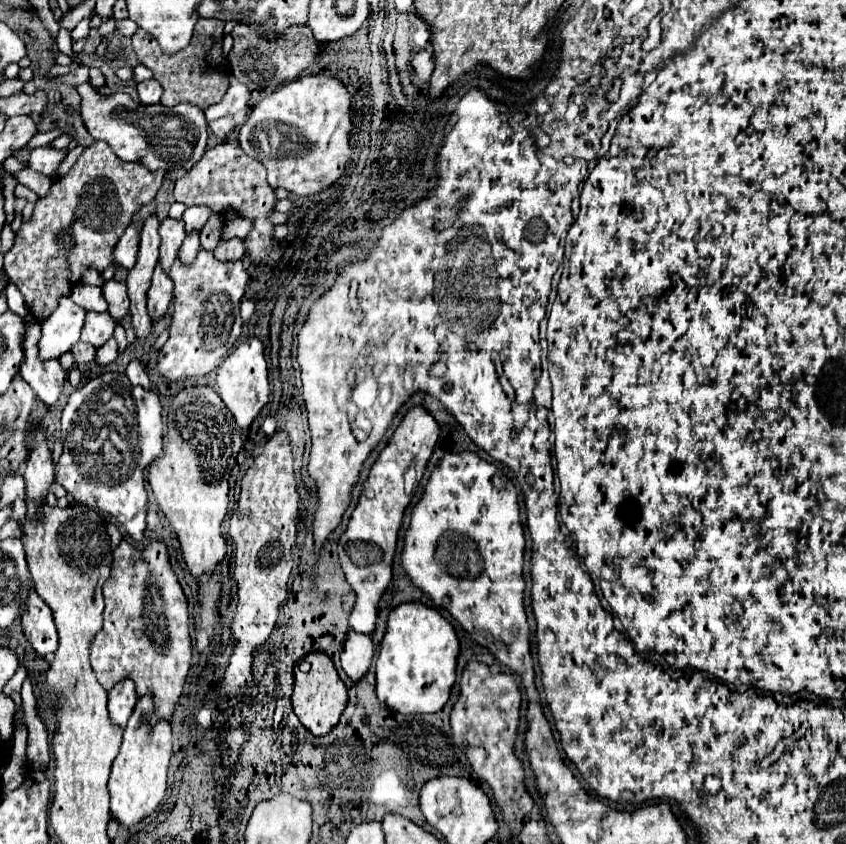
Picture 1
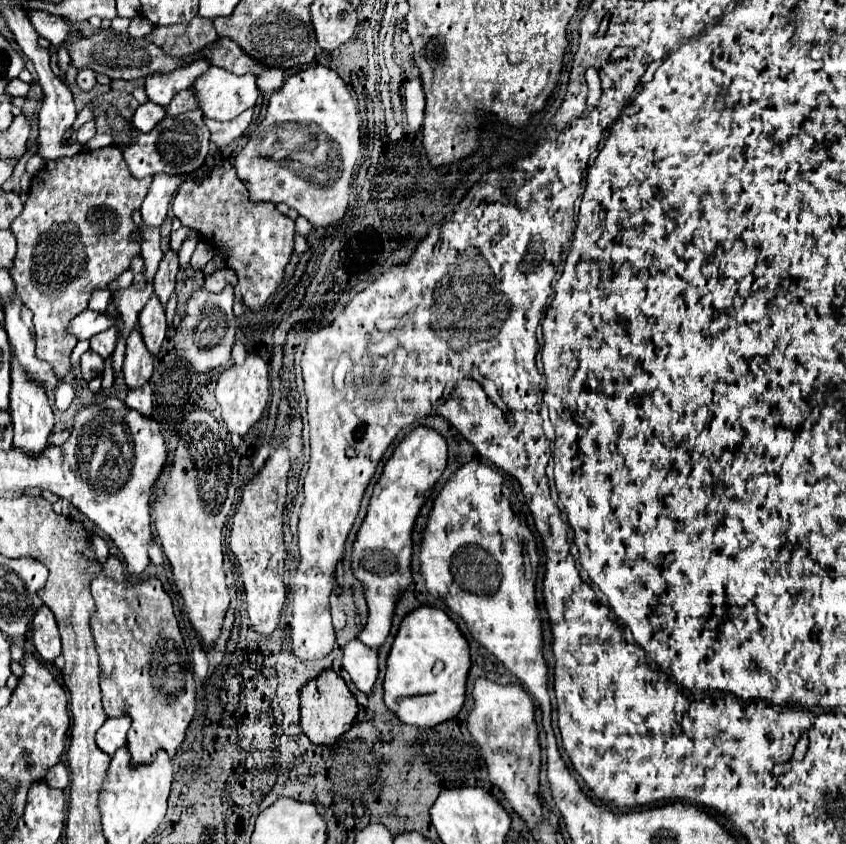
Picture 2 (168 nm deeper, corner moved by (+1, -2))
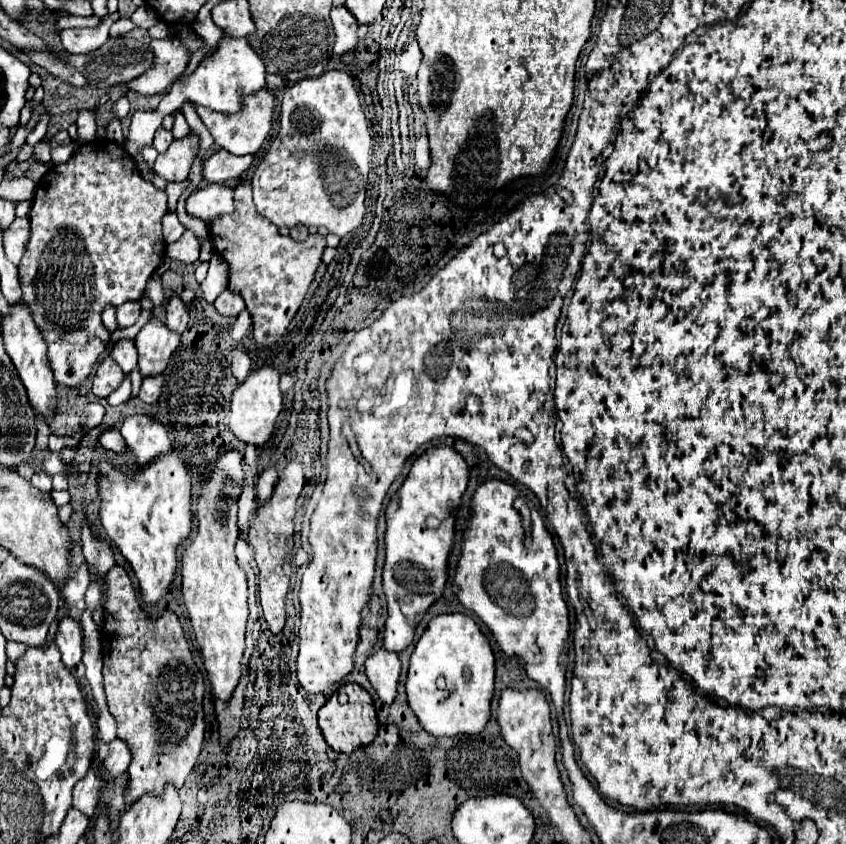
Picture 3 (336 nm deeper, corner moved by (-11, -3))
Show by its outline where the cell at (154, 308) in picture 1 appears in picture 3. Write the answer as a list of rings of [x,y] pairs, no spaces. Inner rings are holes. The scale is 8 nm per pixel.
[[[154,316],[134,338],[138,350],[138,370],[142,376],[158,376],[166,370],[172,352],[180,344],[180,336],[170,332]]]

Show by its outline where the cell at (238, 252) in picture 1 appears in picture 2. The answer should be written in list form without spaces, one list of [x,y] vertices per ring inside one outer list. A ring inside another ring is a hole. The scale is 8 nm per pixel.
[[[224,267],[224,269],[216,269],[216,271],[212,271],[212,273],[208,273],[206,275],[206,279],[204,279],[204,287],[208,289],[208,291],[222,291],[226,285],[236,285],[236,275],[234,275],[234,271],[230,271],[230,267]]]

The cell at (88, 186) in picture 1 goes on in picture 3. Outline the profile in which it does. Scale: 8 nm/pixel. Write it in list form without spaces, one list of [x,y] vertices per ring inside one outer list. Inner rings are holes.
[[[94,140],[88,144],[82,144],[68,162],[58,164],[54,168],[50,168],[42,180],[36,186],[36,194],[34,194],[34,202],[32,202],[32,210],[30,210],[30,240],[28,240],[28,248],[26,254],[22,256],[22,262],[18,266],[20,270],[20,286],[22,286],[22,302],[28,304],[28,308],[32,310],[34,322],[40,328],[44,342],[48,346],[48,360],[50,360],[50,368],[54,374],[54,380],[58,384],[64,386],[80,386],[92,372],[94,364],[100,360],[102,352],[106,350],[108,342],[110,342],[110,332],[104,328],[102,324],[102,310],[112,304],[112,306],[120,306],[124,302],[138,302],[144,296],[144,288],[148,278],[156,272],[156,268],[162,264],[164,260],[164,252],[166,252],[166,242],[162,238],[162,216],[166,214],[166,192],[156,190],[148,180],[144,180],[136,168],[136,162],[132,160],[132,156],[116,142],[108,142],[108,140]]]

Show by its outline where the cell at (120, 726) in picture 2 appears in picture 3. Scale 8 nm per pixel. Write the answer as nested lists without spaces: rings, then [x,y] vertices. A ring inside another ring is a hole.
[[[116,738],[108,744],[108,756],[104,760],[104,768],[108,778],[116,778],[118,774],[126,772],[130,764],[130,750],[126,748],[126,742]]]

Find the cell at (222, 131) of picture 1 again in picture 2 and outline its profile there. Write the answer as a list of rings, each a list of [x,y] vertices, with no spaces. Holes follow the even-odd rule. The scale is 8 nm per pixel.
[[[248,109],[244,113],[240,113],[238,117],[230,119],[230,121],[210,121],[210,119],[204,119],[206,121],[206,127],[210,129],[210,141],[218,147],[226,147],[230,145],[234,139],[238,139],[240,135],[246,133],[250,121],[252,121],[252,113],[254,109]]]

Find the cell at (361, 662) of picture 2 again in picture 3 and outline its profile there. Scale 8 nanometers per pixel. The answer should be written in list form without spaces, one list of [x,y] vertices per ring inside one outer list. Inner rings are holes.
[[[378,650],[366,660],[366,676],[372,682],[382,702],[392,704],[396,698],[396,686],[400,678],[400,660],[396,652]]]

